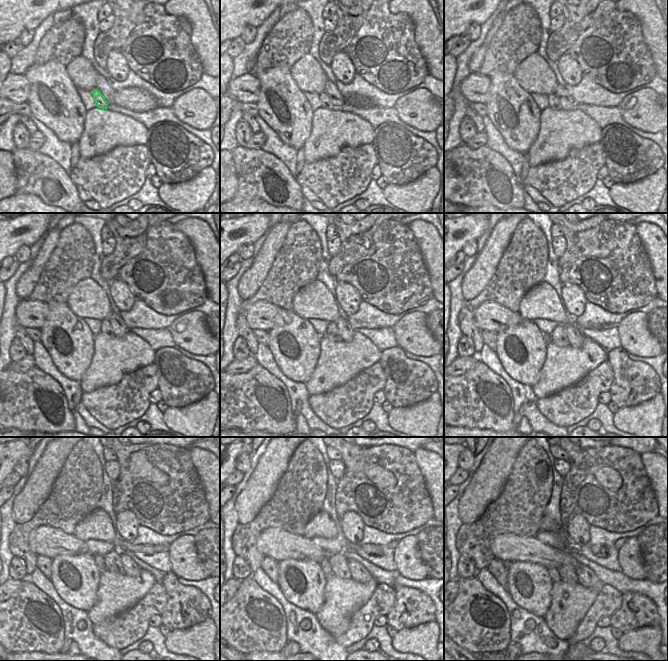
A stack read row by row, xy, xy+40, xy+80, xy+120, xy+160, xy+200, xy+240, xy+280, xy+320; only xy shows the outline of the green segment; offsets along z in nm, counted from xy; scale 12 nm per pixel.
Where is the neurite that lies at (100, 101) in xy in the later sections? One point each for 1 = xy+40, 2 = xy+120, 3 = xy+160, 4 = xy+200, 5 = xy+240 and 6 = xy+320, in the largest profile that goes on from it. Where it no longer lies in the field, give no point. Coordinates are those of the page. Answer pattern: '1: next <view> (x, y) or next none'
1: next xy+40 (325, 101)
2: next xy+120 (106, 328)
3: next xy+160 (332, 333)
4: next xy+200 (559, 337)
5: next xy+240 (112, 560)
6: next xy+320 (567, 573)

